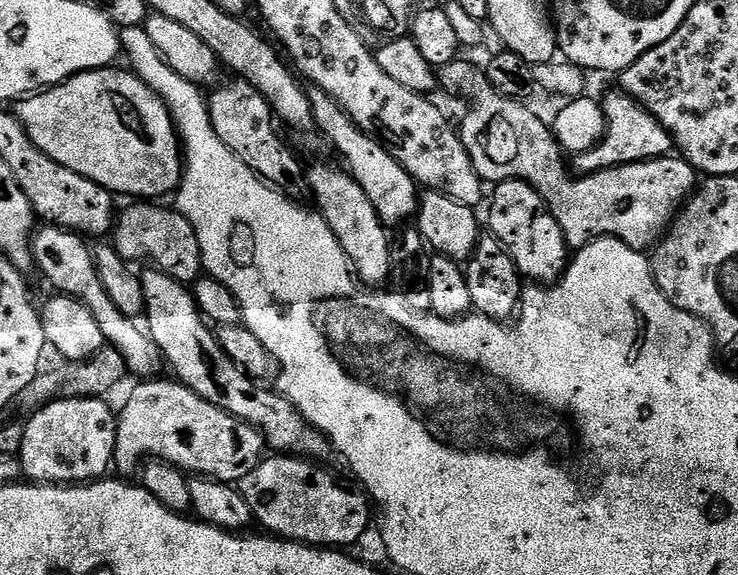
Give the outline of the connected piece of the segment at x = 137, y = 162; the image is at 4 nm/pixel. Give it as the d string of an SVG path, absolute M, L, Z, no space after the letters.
M109 66L80 72L53 88L23 97L15 105L14 116L22 122L26 134L30 134L30 142L34 142L42 154L117 197L160 198L156 196L175 193L180 187L180 177L184 175L182 141L172 125L172 115L162 98L127 67Z

